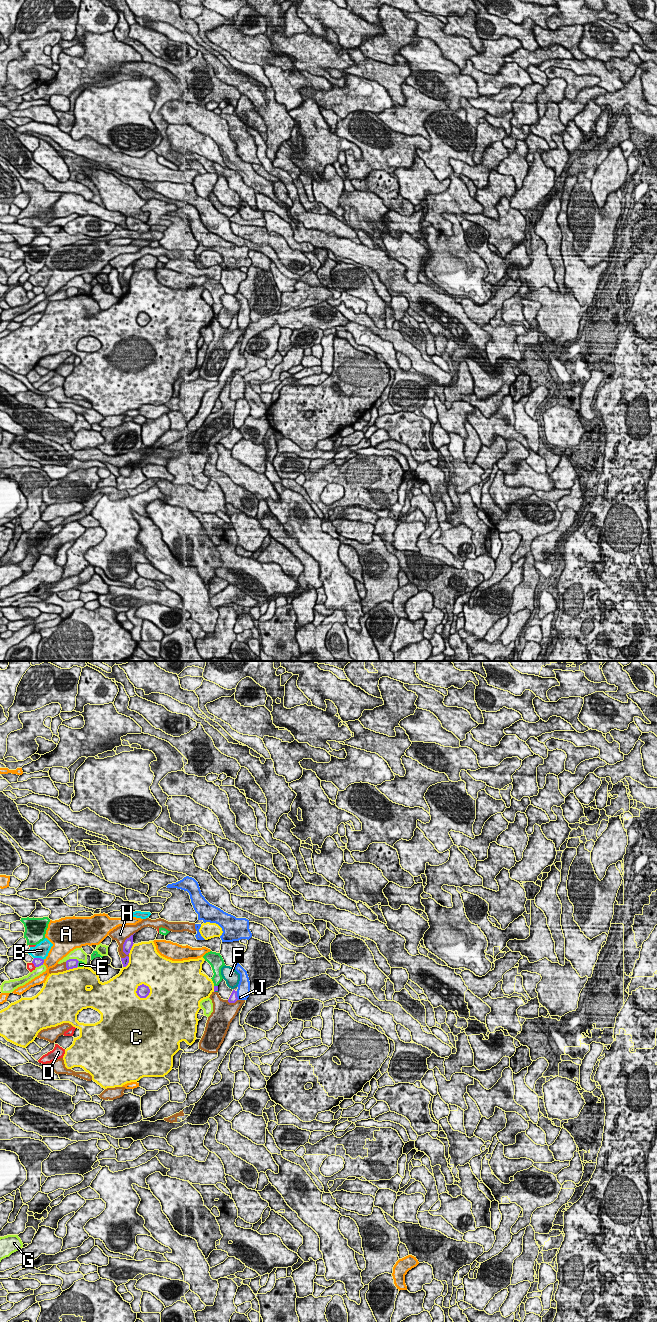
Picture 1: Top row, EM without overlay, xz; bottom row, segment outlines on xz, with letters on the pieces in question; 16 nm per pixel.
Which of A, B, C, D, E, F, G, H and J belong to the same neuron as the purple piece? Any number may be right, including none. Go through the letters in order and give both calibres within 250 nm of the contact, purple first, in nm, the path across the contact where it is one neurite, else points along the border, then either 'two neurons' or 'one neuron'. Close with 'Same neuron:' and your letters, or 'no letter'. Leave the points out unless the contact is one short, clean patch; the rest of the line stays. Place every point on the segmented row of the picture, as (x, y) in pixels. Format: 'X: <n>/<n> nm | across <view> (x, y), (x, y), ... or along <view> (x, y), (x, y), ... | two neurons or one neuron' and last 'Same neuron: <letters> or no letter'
A: 140/240 nm | two neurons
B: 140/240 nm | two neurons
C: 200/460 nm | two neurons
D: 140/130 nm | two neurons
E: 160/90 nm | two neurons
F: 60/30 nm | two neurons
G: 160/190 nm | two neurons
H: 140/240 nm | two neurons
J: 140/220 nm | two neurons
Same neuron: no letter

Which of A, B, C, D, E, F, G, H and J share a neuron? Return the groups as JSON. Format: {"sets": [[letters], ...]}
{"sets": [["A"], ["B"], ["C"], ["D", "E"], ["F"], ["G"], ["H"], ["J"]]}

